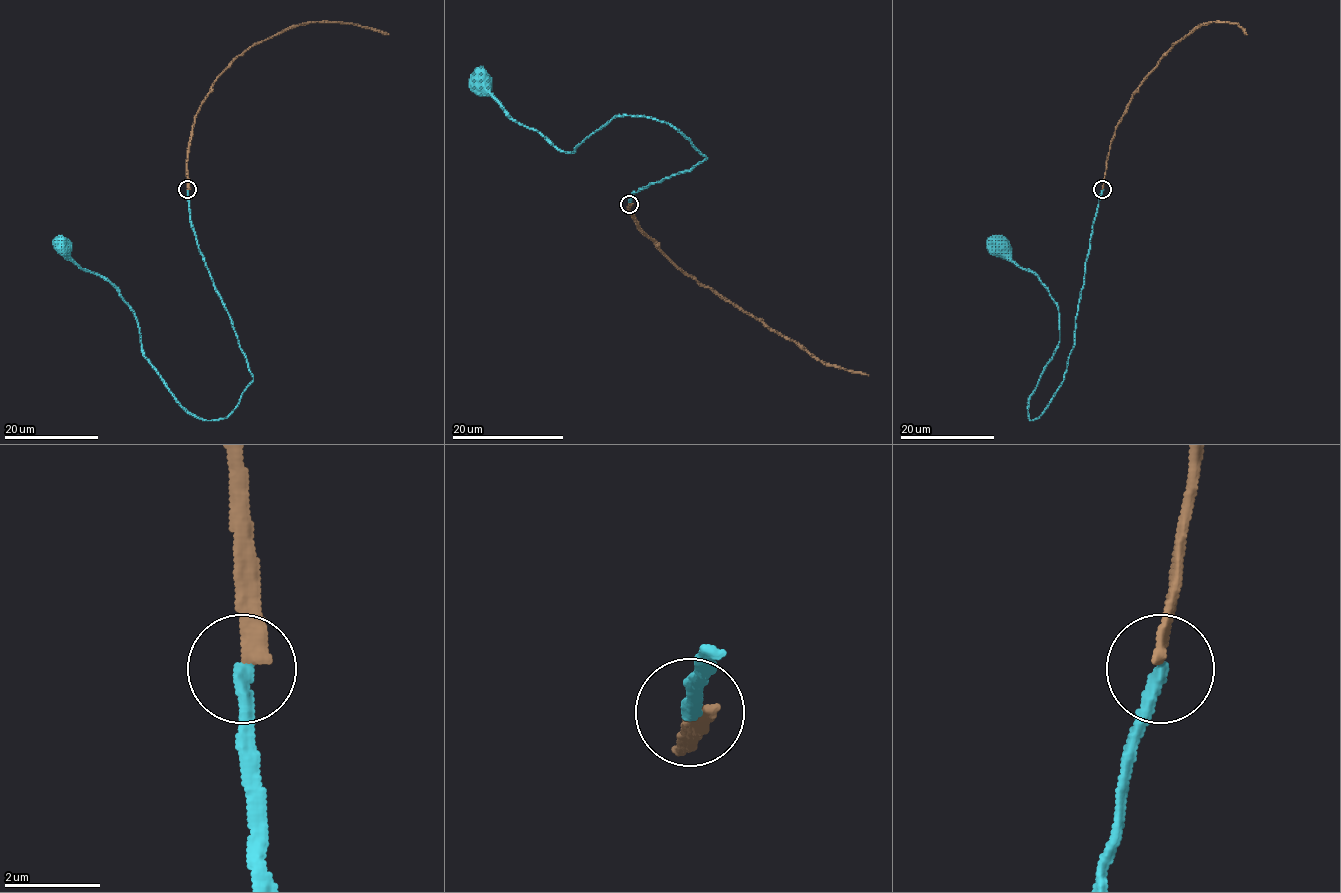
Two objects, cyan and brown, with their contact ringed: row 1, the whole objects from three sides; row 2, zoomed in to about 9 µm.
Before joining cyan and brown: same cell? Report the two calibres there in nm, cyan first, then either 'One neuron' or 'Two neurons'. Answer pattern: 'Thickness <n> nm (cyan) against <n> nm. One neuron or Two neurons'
Thickness 280 nm (cyan) against 280 nm. Two neurons

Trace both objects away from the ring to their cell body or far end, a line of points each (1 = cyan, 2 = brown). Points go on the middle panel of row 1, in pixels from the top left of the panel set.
1: (629, 203), (640, 188), (707, 157), (673, 126), (616, 115), (574, 151), (561, 151), (481, 95), (479, 86)
2: (629, 203), (638, 226), (690, 276), (795, 341), (823, 362), (868, 376)

